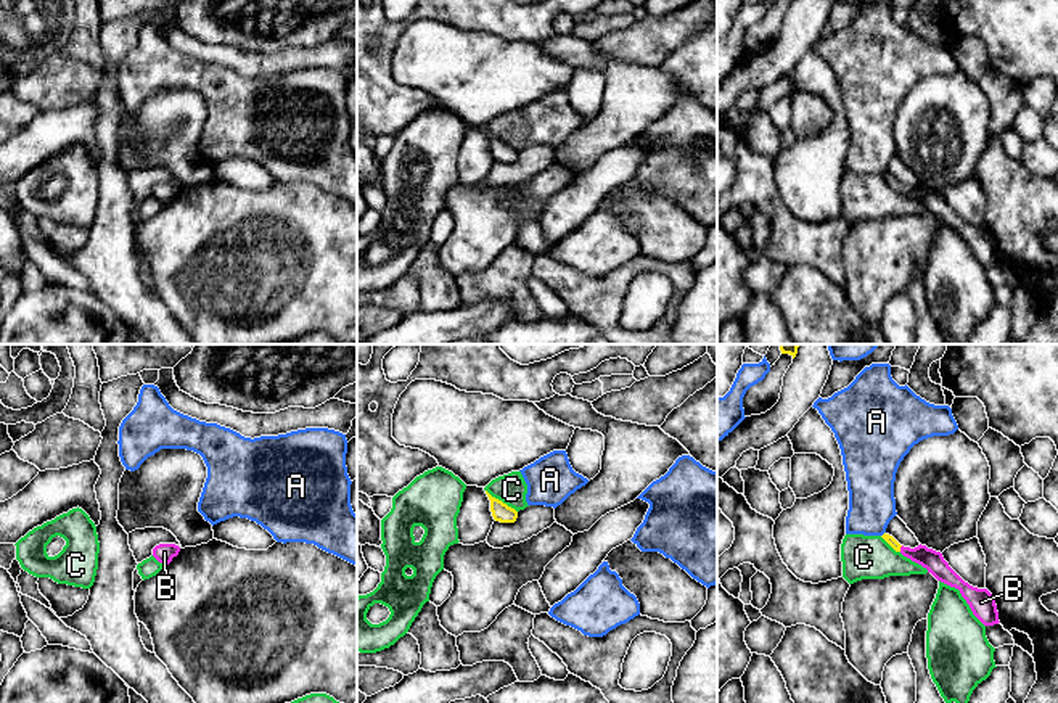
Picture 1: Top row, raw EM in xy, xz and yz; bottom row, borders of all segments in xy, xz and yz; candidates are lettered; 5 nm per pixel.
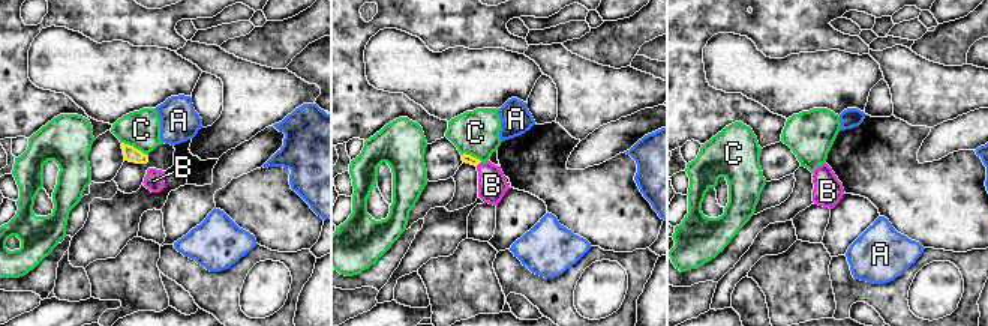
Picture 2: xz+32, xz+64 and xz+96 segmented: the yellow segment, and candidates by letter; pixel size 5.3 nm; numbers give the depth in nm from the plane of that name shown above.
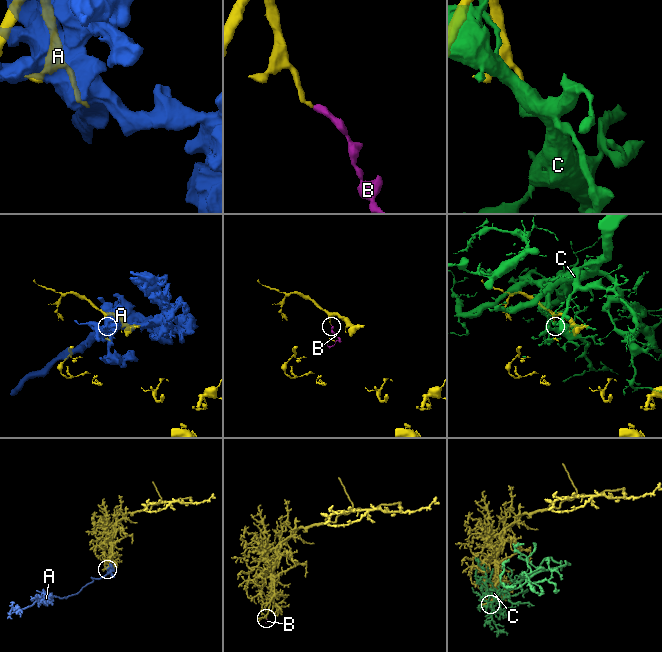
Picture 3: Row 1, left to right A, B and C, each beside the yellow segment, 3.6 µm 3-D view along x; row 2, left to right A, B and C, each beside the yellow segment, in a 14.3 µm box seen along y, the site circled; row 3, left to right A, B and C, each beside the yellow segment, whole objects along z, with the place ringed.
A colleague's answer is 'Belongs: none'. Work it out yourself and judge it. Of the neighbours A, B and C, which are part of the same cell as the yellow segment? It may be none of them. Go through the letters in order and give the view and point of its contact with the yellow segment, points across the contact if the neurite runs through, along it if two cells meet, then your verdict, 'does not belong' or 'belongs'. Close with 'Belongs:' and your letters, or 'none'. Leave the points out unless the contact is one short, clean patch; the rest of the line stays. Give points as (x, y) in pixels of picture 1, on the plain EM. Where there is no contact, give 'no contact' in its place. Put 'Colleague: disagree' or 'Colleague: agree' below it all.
A: meets yellow in yz at (883, 174); does not belong
B: meets yellow in yz at (899, 189); runs through yz (889, 179), (899, 189), (931, 200); belongs
C: meets yellow in xz at (500, 140); does not belong
Belongs: B
Colleague: disagree

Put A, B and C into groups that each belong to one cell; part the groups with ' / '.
A / B / C

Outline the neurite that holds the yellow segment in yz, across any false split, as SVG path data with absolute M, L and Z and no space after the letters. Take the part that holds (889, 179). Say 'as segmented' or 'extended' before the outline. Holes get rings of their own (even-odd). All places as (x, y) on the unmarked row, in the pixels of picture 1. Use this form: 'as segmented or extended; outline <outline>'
extended; outline M881 175L896 191L921 204L928 209L937 220L955 227L960 230L962 236L970 245L973 254L984 264L999 264L999 251L992 233L987 228L978 228L965 222L944 199L941 191L928 188L926 185L918 185L915 188L900 185L892 175Z

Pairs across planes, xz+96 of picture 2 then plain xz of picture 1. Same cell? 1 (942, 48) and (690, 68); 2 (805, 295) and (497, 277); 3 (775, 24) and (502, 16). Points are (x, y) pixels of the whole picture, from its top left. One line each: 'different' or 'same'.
1: different
2: same
3: same

